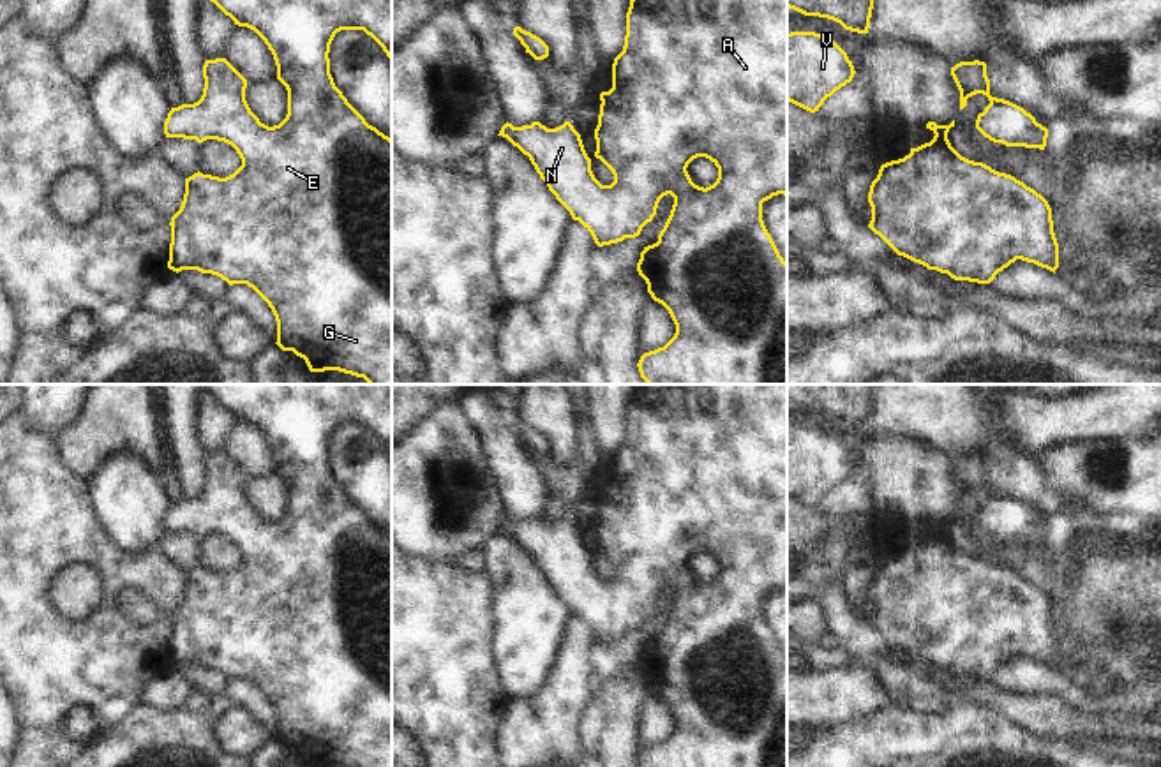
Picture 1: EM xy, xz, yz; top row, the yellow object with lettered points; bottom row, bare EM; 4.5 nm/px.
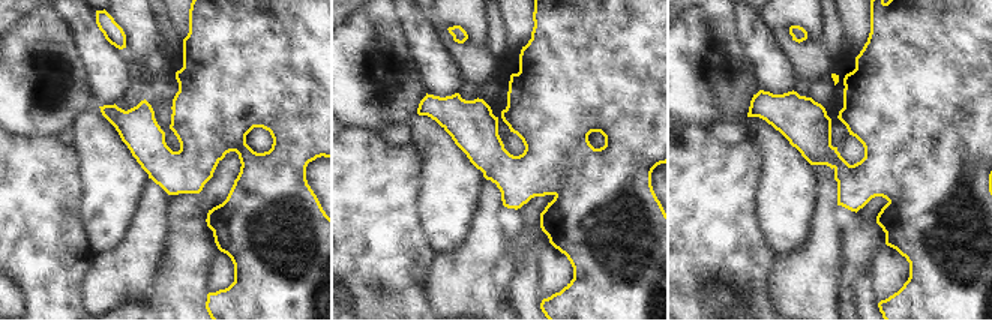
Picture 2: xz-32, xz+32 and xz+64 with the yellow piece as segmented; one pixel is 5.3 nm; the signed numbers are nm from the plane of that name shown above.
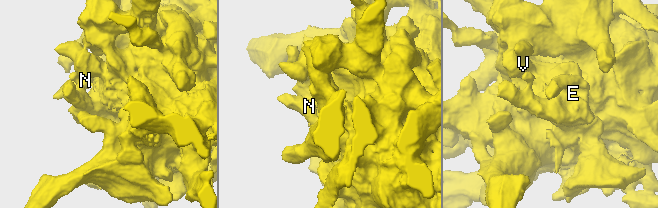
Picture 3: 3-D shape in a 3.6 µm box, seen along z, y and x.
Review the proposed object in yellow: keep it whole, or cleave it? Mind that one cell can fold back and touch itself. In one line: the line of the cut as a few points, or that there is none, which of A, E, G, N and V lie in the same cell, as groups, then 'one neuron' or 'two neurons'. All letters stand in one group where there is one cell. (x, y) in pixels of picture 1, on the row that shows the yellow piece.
no cut | A E G N V | one neuron

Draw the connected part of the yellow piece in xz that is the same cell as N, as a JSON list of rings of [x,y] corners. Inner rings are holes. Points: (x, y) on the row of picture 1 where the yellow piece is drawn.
[[[630,0],[625,46],[612,63],[612,88],[602,92],[600,101],[595,157],[612,171],[614,182],[610,185],[602,185],[595,178],[580,134],[570,122],[556,129],[547,129],[540,122],[522,127],[506,122],[498,136],[506,138],[529,157],[549,190],[570,212],[572,219],[591,233],[598,247],[639,236],[656,215],[660,199],[667,194],[674,197],[658,242],[644,247],[637,272],[646,280],[651,298],[669,310],[676,333],[663,347],[640,356],[637,363],[640,377],[648,384],[787,384],[787,263],[762,220],[762,203],[778,194],[787,196],[787,0]],[[697,157],[706,157],[718,168],[716,182],[706,189],[695,185],[686,171]]]

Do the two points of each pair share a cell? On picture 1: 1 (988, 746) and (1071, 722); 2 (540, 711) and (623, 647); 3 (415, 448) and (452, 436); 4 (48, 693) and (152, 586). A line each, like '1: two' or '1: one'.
1: two
2: one
3: one
4: one

